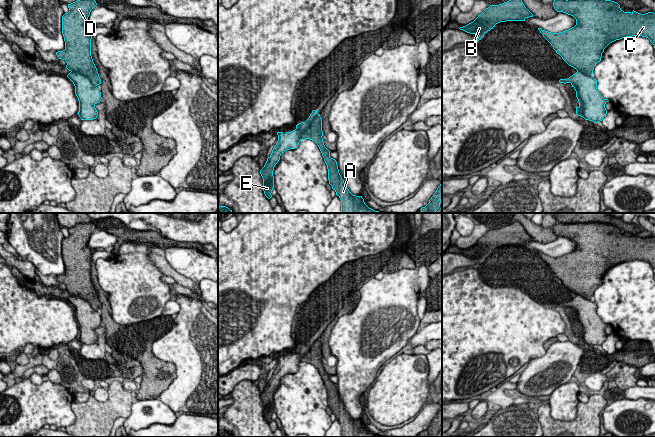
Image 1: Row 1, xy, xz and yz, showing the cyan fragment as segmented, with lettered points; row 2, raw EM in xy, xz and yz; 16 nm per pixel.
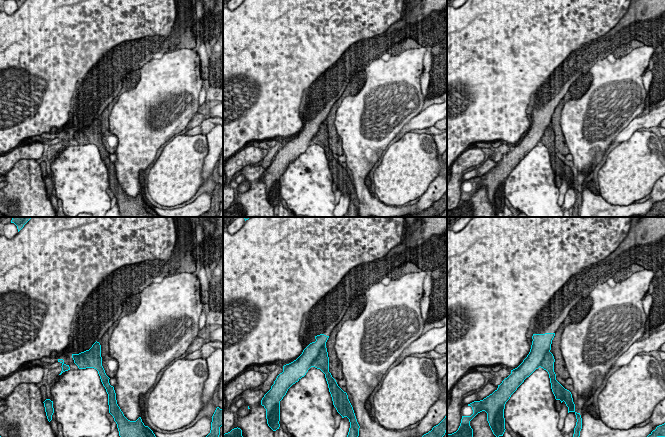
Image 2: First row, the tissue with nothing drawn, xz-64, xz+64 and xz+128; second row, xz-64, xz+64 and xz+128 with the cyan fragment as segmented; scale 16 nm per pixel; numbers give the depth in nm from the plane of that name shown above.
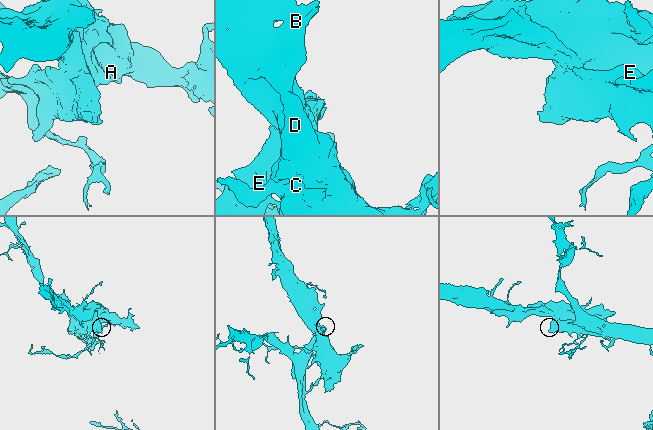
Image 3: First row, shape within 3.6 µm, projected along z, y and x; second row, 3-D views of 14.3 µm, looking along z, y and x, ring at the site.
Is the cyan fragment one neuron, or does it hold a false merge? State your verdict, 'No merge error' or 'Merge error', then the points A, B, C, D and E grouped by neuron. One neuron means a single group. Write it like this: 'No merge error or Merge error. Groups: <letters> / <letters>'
Merge error. Groups: A B C D / E

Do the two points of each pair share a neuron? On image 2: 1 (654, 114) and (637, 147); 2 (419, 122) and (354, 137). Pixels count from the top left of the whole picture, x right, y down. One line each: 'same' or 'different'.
1: different
2: different

